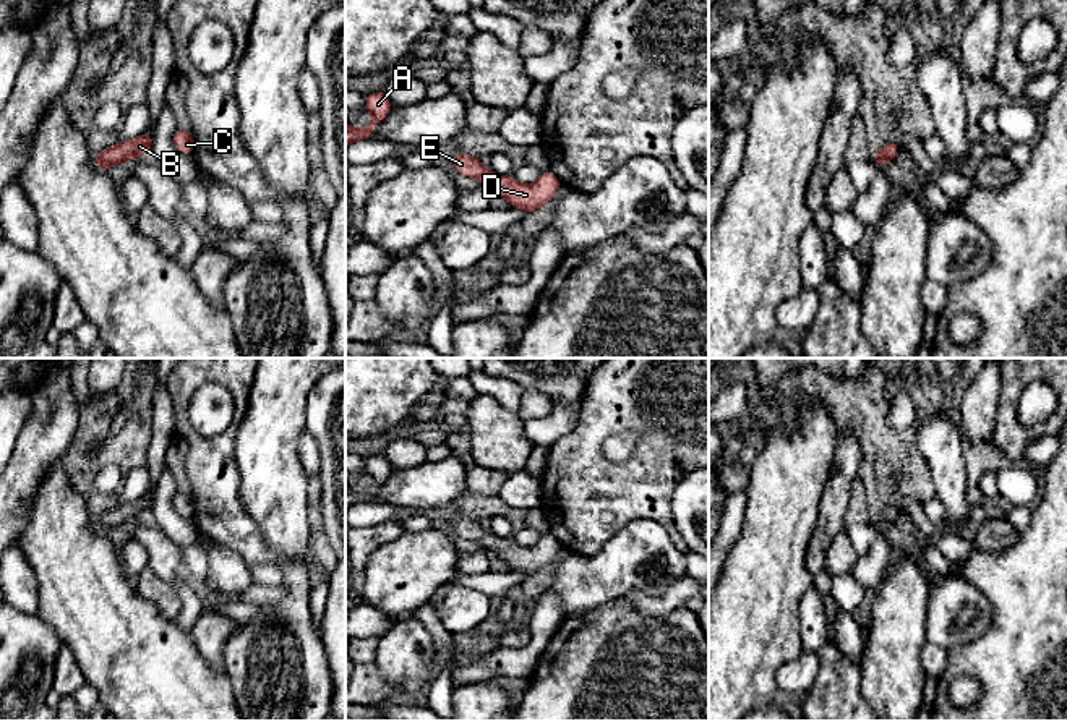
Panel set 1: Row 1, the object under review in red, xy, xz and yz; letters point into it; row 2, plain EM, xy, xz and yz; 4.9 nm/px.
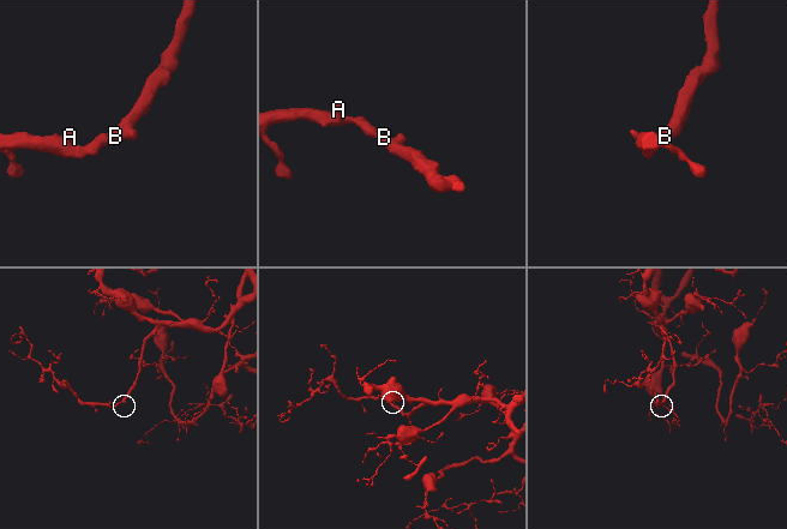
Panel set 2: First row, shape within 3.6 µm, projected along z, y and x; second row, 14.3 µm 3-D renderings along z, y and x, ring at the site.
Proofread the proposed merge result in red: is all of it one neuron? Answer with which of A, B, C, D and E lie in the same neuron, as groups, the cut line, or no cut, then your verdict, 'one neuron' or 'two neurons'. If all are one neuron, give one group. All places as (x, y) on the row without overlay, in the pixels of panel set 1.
A B C D E; no cut; one neuron

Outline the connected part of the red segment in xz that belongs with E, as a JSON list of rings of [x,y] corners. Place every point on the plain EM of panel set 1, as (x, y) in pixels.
[[[457,515],[449,522],[464,540],[475,541],[483,546],[485,551],[496,552],[506,561],[511,570],[522,572],[525,578],[548,565],[561,548],[559,541],[550,533],[543,533],[540,541],[534,548],[519,546],[514,540],[498,538],[483,530],[482,522]]]

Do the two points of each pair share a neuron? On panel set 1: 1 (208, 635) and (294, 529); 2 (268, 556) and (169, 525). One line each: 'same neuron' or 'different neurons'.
1: different neurons
2: different neurons

